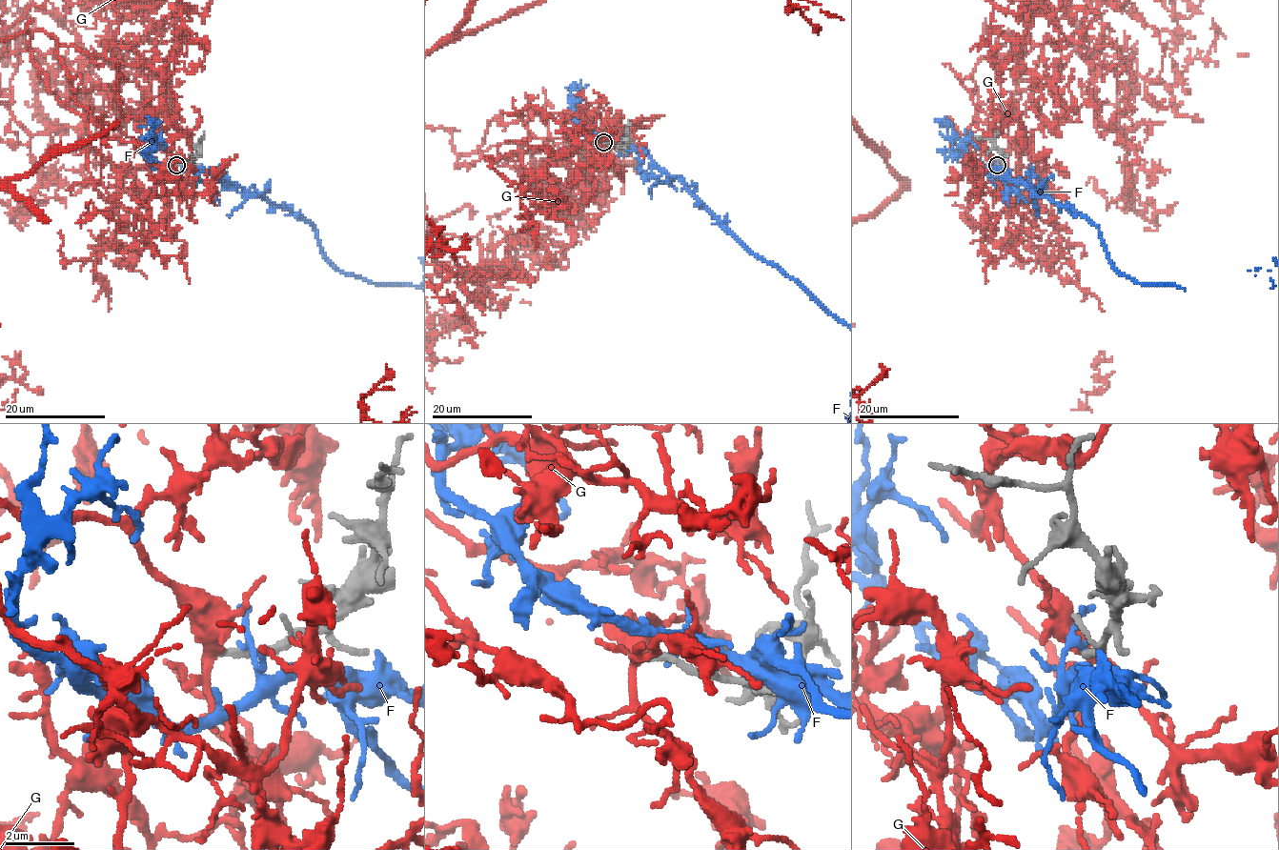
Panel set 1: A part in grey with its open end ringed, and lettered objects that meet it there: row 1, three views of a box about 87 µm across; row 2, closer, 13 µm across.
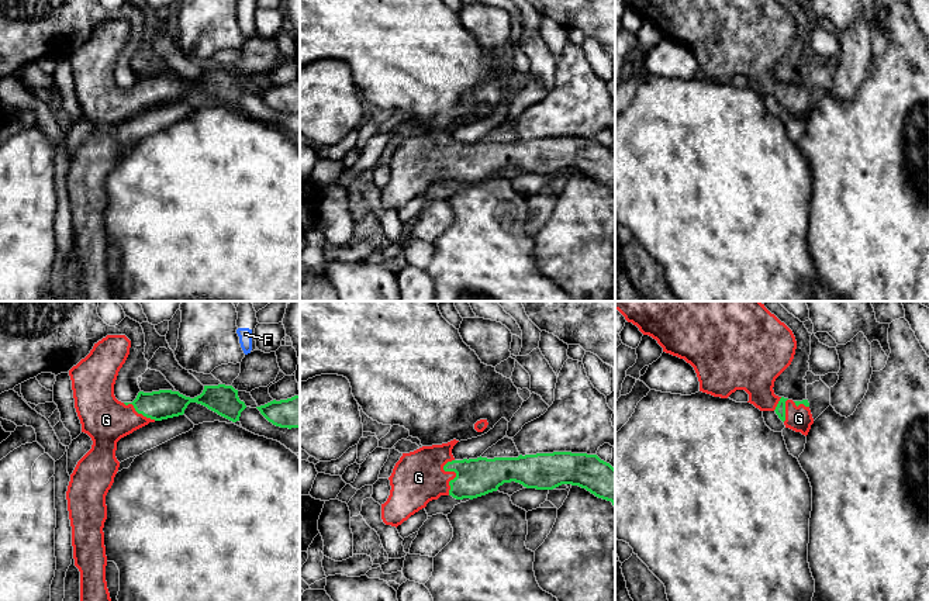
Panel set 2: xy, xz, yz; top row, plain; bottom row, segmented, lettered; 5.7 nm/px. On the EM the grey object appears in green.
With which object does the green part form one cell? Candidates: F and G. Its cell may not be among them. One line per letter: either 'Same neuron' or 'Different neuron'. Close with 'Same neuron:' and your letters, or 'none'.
F: Different neuron
G: Same neuron
Same neuron: G

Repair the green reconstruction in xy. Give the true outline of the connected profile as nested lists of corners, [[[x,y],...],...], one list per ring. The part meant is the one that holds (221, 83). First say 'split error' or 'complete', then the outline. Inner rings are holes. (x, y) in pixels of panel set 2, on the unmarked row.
split error; [[[107,20],[94,28],[90,38],[69,55],[75,93],[82,108],[82,117],[91,125],[91,134],[77,146],[66,176],[68,196],[72,211],[75,251],[80,256],[80,290],[84,301],[117,301],[106,266],[104,207],[107,204],[106,180],[114,167],[120,146],[115,142],[117,127],[149,107],[184,99],[190,87],[197,87],[218,100],[236,107],[246,93],[232,70],[204,70],[200,80],[190,83],[179,76],[139,76],[132,87],[121,87],[114,80],[114,69],[120,53],[129,39],[131,25],[125,20]]]

